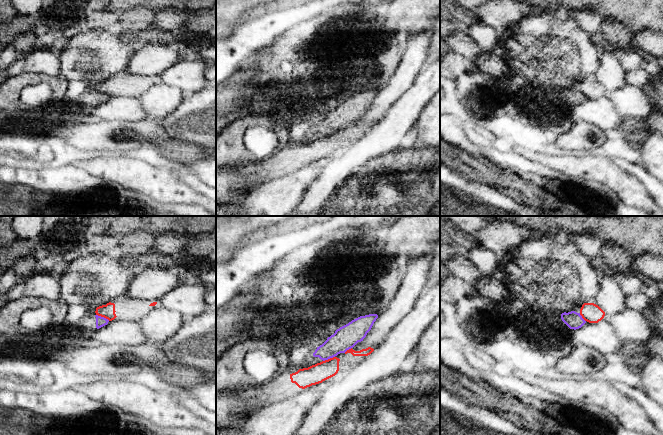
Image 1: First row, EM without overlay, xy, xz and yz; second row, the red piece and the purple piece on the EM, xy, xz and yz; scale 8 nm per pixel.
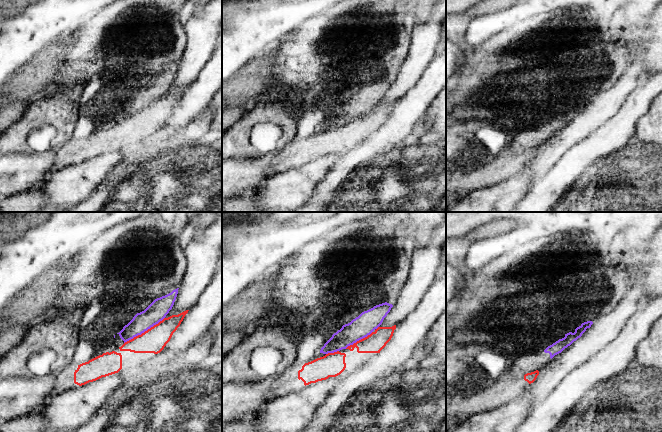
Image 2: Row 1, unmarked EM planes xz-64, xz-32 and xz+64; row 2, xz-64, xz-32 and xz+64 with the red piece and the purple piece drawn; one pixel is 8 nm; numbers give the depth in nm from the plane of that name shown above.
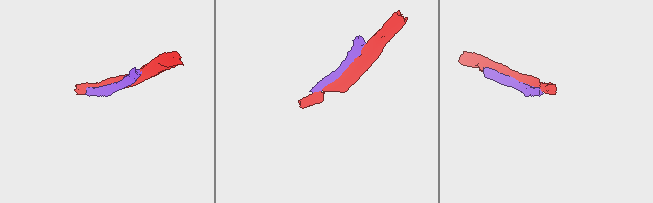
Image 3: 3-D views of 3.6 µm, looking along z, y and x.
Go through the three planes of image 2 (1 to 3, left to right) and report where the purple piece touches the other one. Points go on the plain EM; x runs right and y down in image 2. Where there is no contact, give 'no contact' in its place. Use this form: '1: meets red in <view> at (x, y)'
1: meets red in xz-64 at (145, 107)
2: meets red in xz-32 at (359, 116)
3: no contact

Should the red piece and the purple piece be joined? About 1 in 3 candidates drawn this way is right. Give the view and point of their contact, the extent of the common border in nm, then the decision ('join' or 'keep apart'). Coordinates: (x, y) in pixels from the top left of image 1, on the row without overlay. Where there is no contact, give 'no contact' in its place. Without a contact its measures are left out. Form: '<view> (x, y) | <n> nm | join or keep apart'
xy (103, 92) | 120 nm | keep apart

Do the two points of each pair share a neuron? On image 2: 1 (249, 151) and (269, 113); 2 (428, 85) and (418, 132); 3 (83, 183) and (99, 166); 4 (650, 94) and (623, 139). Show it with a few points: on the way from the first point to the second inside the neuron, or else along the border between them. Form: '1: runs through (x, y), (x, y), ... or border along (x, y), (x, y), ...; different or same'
1: runs through (244, 139), (244, 128), (257, 115); same
2: border along (423, 117), (410, 130); different
3: runs through (86, 179), (95, 170); same
4: runs through (639, 105), (627, 117), (623, 123), (623, 128); same

